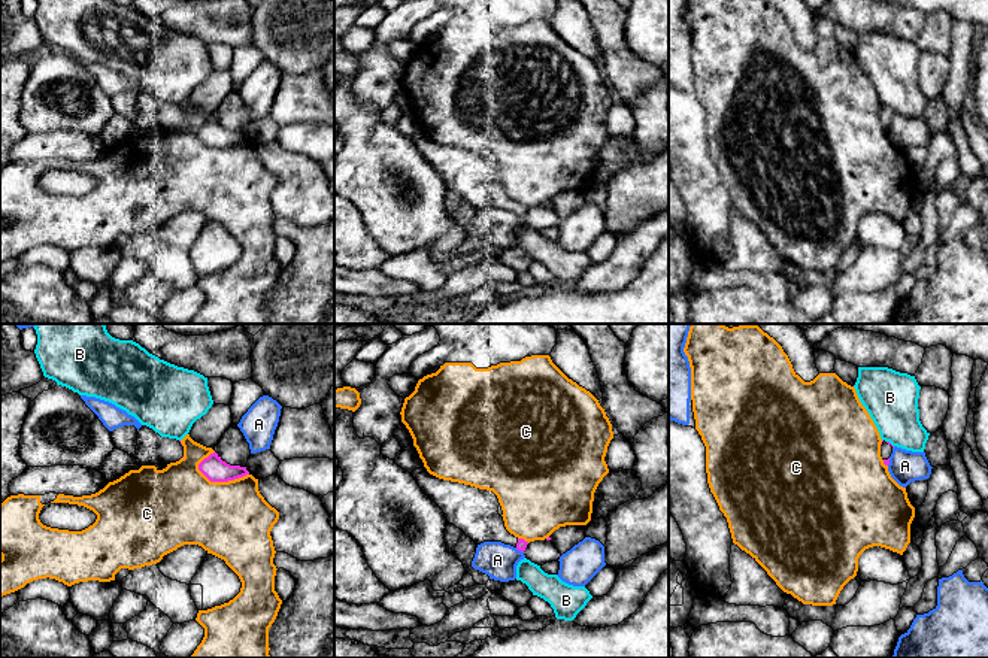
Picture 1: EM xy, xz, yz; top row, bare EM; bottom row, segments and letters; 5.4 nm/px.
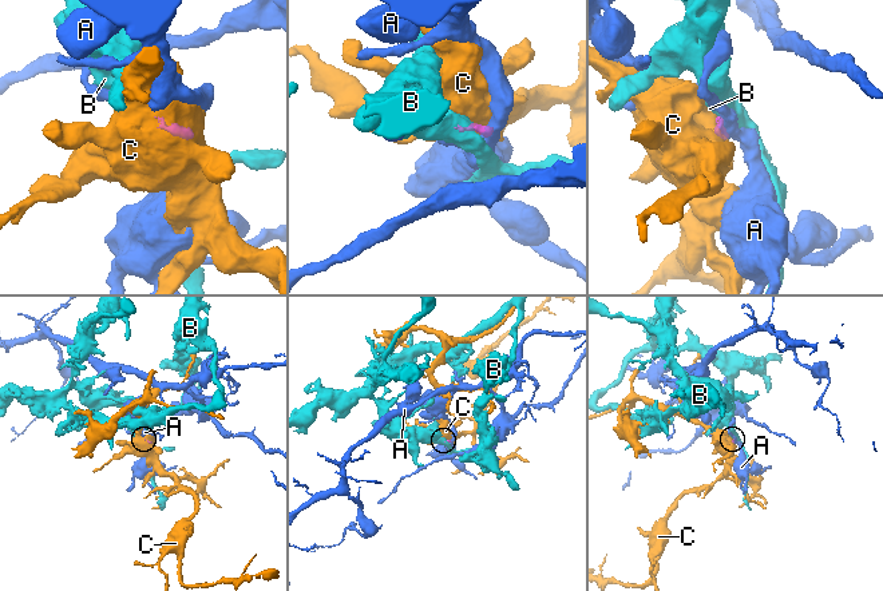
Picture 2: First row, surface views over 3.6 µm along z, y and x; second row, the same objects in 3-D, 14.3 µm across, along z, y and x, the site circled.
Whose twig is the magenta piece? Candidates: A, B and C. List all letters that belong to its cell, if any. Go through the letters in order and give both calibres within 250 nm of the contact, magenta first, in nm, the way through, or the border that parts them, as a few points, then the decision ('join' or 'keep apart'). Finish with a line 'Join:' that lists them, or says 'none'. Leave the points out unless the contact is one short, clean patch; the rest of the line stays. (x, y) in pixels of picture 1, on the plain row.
A: 60/190 nm | keep apart
B: 20/280 nm | keep apart
C: 130/420 nm | along xy (197, 130), (211, 146), (233, 146), (248, 140) | keep apart
Join: none

